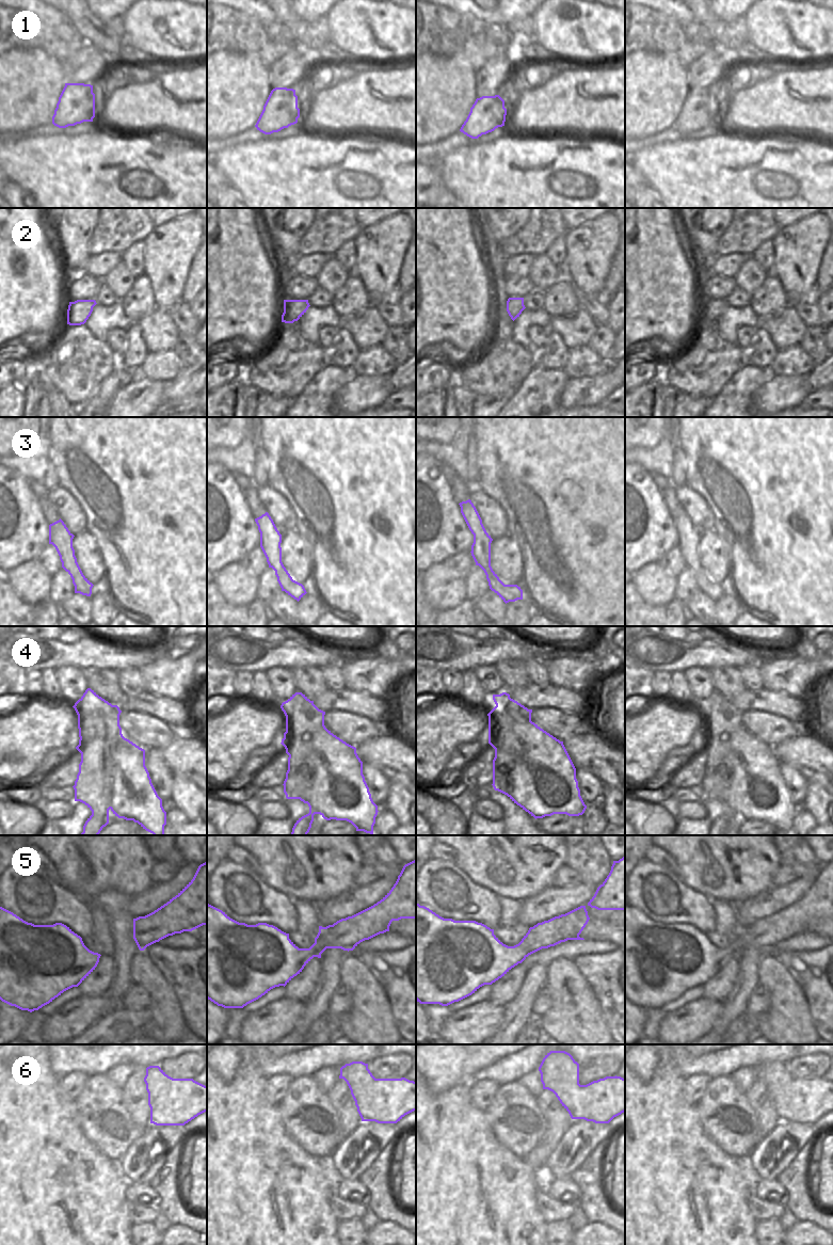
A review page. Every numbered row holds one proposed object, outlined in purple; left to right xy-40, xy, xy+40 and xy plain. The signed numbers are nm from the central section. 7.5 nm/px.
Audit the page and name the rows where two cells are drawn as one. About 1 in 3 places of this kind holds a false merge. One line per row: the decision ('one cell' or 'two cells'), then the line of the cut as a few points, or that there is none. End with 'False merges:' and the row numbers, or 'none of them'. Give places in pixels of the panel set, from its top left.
1: one cell; no cut
2: one cell; no cut
3: one cell; no cut
4: two cells; cut in xy-40 along (123, 736), (109, 757), (109, 808)
5: one cell; no cut
6: one cell; no cut
False merges: 4

